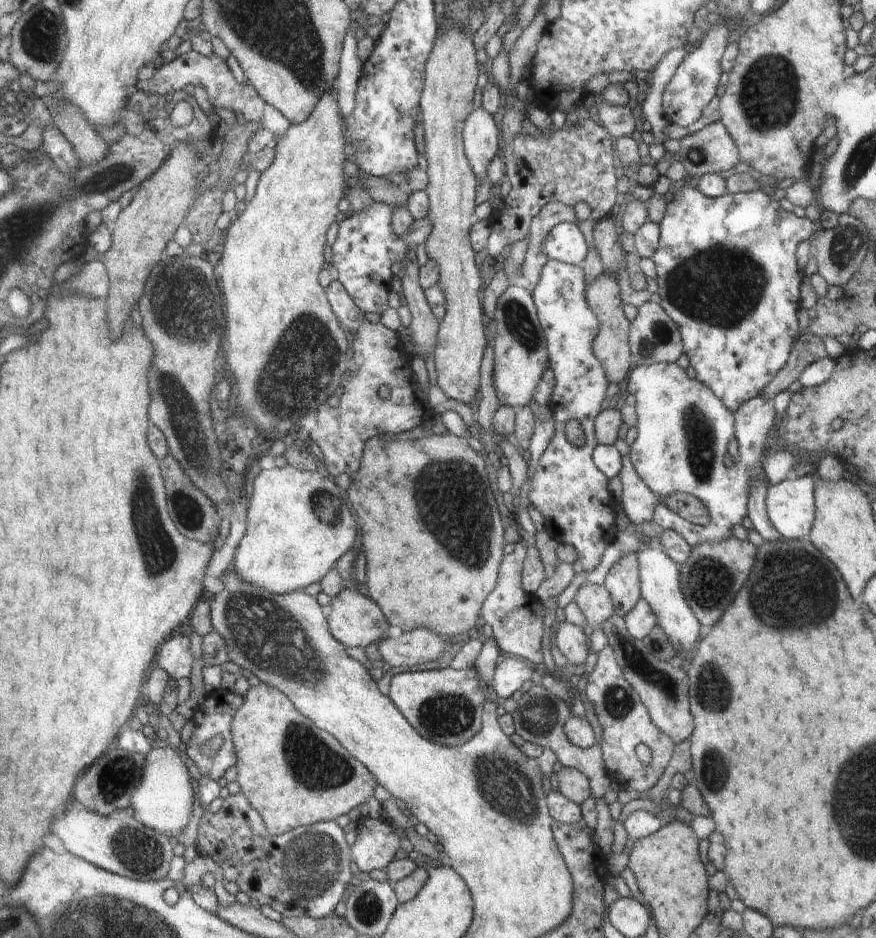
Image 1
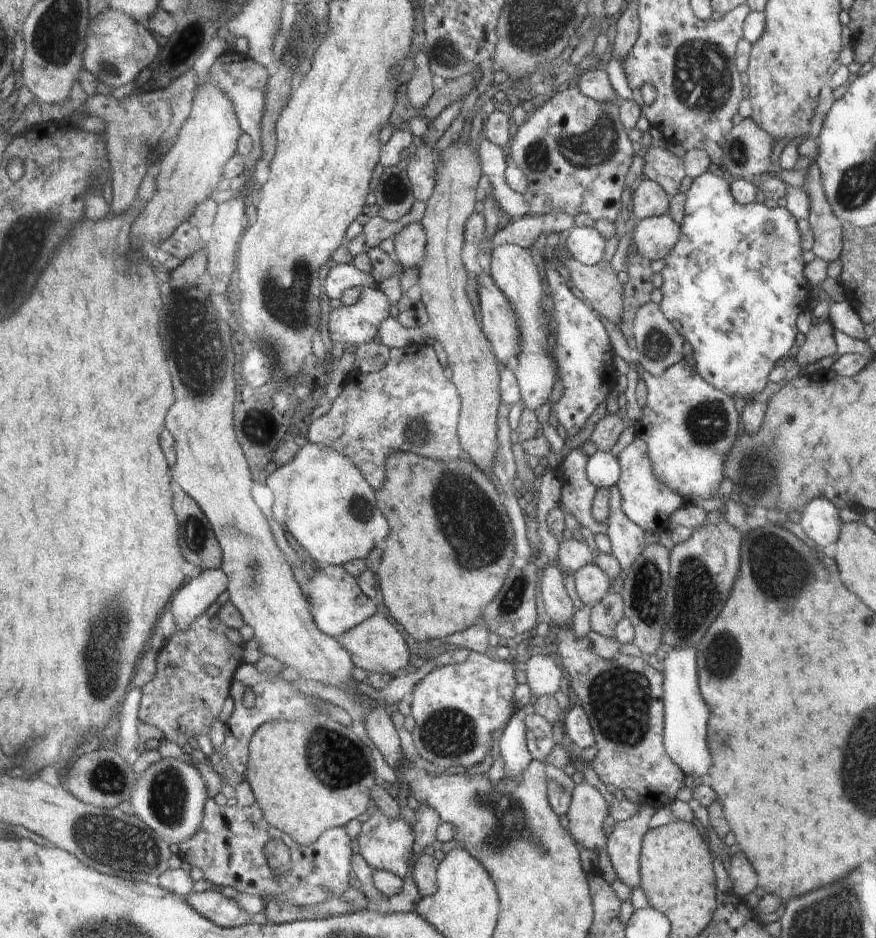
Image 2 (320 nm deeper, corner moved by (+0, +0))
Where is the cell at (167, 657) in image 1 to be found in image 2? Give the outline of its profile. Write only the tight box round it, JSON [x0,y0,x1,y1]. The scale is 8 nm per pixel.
[169,569,228,630]

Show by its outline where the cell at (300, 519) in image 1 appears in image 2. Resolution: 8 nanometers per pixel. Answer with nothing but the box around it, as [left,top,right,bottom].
[267,441,390,568]

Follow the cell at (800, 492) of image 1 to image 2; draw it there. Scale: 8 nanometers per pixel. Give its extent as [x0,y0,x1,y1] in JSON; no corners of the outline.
[801,498,843,548]

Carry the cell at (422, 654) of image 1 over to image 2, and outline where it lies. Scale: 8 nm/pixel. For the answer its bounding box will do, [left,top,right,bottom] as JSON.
[338,613,408,674]

